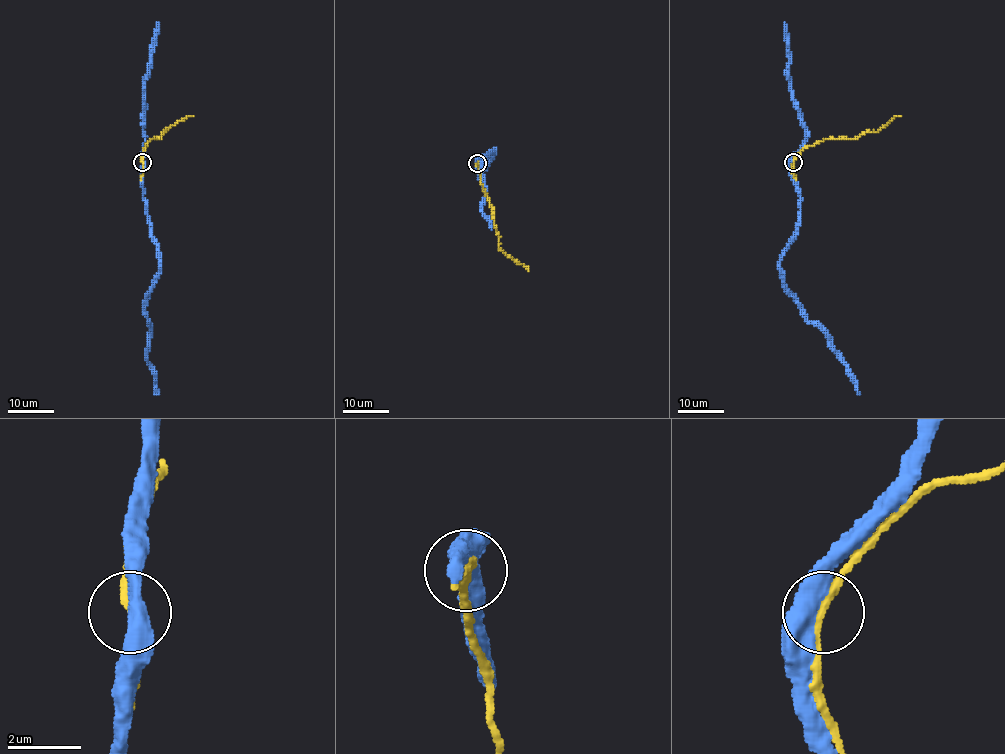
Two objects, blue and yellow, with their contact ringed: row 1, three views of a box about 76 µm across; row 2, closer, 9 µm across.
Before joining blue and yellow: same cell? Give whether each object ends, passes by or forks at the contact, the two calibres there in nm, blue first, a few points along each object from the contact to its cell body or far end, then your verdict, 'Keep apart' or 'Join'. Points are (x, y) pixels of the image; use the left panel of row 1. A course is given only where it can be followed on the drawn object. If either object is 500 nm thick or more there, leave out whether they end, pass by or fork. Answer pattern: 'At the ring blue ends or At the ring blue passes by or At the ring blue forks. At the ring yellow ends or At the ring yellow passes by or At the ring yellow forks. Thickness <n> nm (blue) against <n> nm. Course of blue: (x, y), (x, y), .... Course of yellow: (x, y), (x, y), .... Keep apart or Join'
At the ring blue passes by. At the ring yellow passes by. Thickness 480 nm (blue) against 240 nm. Course of blue: (142, 161), (147, 220), (159, 264), (159, 272), (146, 302), (149, 333), (147, 363), (155, 377), (156, 395). Course of yellow: (142, 162), (144, 147), (150, 139), (159, 138), (180, 120), (194, 115). Join

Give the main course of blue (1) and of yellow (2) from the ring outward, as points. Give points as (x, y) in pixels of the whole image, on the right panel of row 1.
1: (793, 161), (800, 220), (779, 272), (801, 313), (826, 333), (828, 346), (859, 395)
2: (793, 162), (805, 147), (824, 139), (857, 138), (865, 132), (877, 131), (900, 115)

